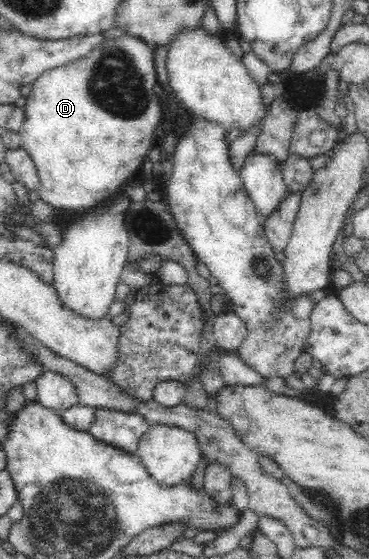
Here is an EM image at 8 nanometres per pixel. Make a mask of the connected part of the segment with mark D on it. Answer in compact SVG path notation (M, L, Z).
M126 35L122 38L105 38L105 40L93 51L86 54L79 60L70 62L65 66L60 66L54 69L49 69L38 76L33 82L33 90L27 96L27 102L24 106L26 119L23 126L19 129L21 135L22 147L29 153L32 158L35 169L37 169L37 194L41 200L44 200L49 206L56 210L67 211L69 213L81 214L102 205L105 201L117 195L121 188L128 182L129 179L136 178L139 175L139 170L142 164L147 159L149 150L158 143L155 130L161 122L161 104L159 96L153 93L153 87L158 83L157 73L153 65L153 52L151 46L143 42L140 38Z

